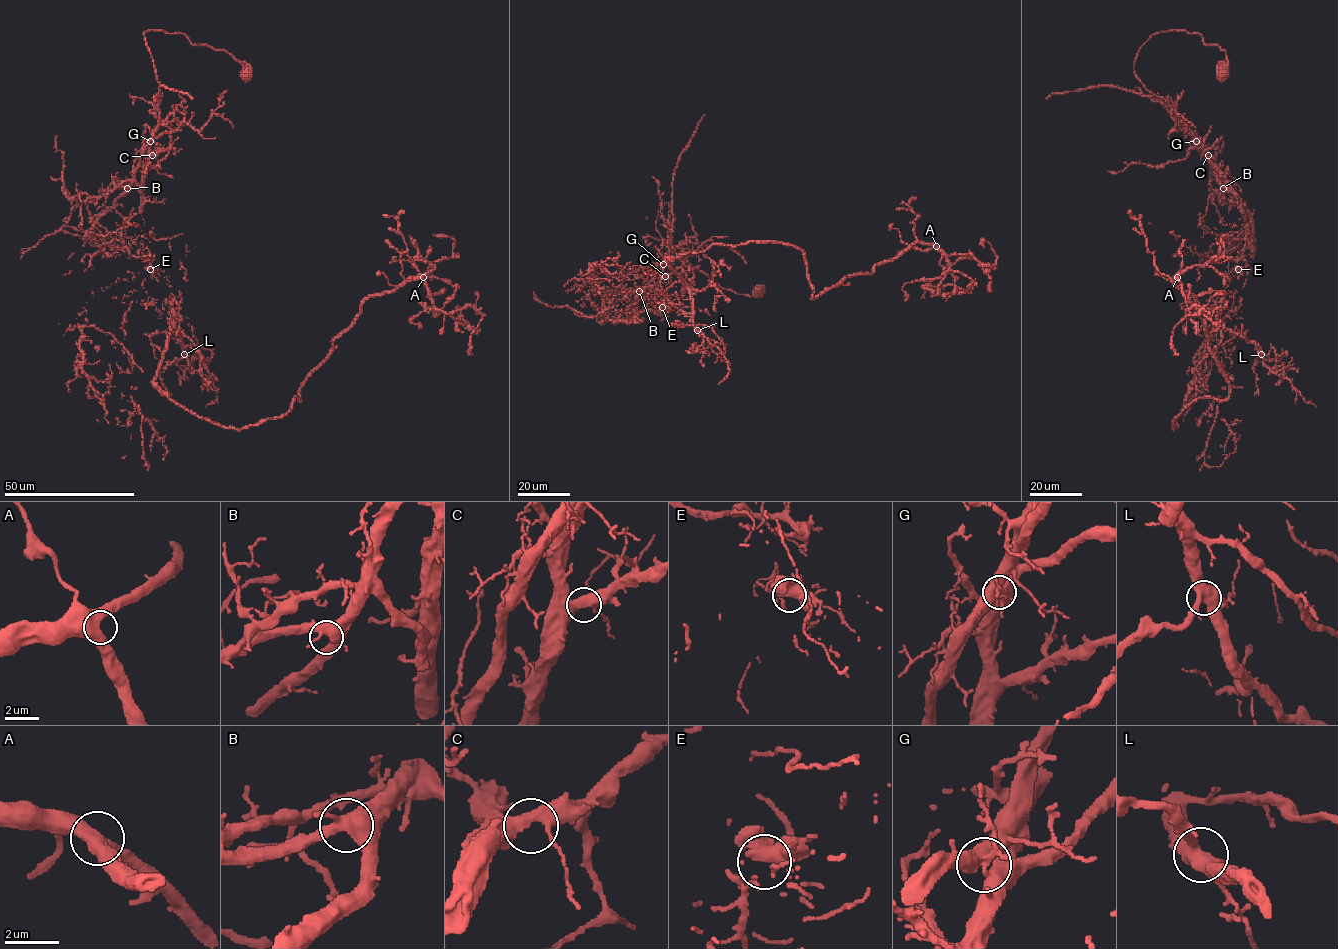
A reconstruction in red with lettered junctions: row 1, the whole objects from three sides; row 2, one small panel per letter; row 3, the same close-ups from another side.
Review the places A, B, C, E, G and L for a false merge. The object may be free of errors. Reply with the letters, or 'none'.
G

